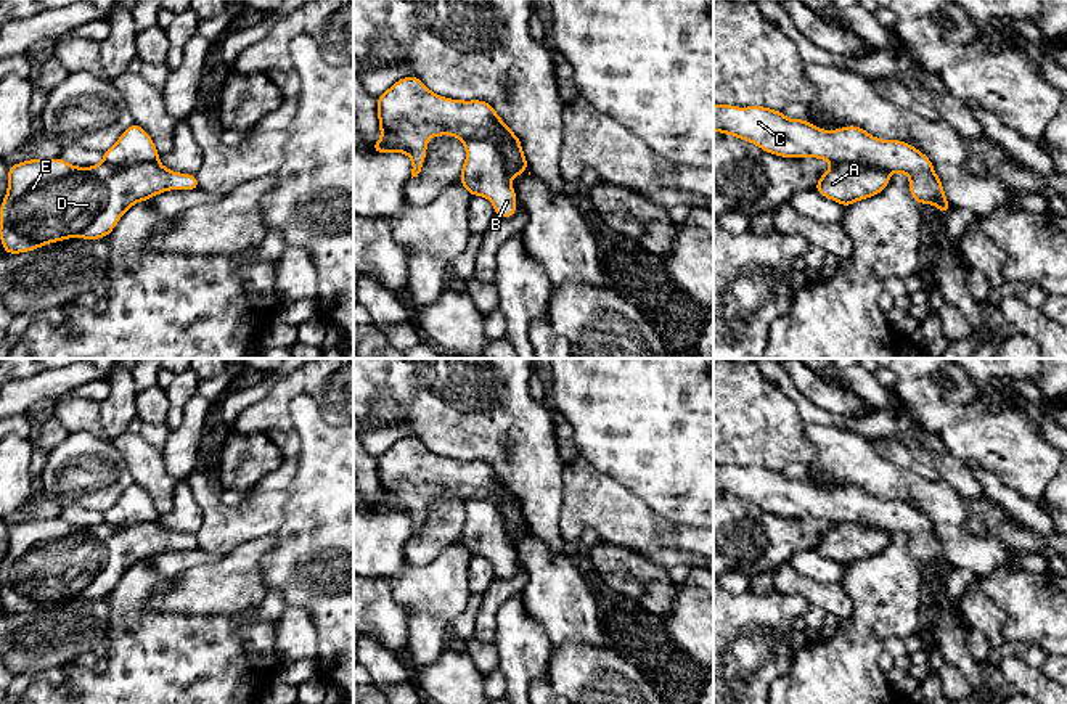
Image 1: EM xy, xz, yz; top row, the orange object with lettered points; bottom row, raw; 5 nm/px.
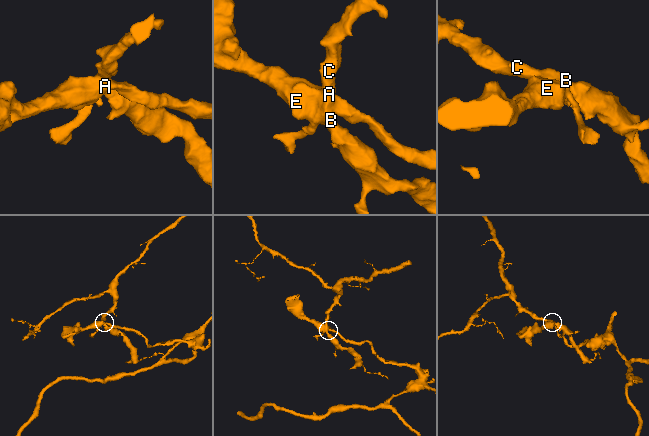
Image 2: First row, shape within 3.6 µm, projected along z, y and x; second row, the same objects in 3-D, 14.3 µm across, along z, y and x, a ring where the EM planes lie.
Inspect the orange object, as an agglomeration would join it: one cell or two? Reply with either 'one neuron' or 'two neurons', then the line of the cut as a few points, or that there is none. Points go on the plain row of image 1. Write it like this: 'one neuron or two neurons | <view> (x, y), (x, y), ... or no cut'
two neurons | xz (465, 502), (474, 497), (495, 497), (505, 528), (513, 536)

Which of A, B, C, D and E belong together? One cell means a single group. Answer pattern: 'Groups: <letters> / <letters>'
Groups: A D E / B C

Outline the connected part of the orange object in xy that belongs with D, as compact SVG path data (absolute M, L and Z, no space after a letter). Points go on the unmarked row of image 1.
M61 518L27 519L8 527L8 550L0 566L0 600L6 614L35 611L48 603L79 596L82 600L106 598L121 577L137 563L148 561L169 550L199 550L196 535L172 532L159 521L138 522L129 527L112 527L101 521L96 526L71 526Z

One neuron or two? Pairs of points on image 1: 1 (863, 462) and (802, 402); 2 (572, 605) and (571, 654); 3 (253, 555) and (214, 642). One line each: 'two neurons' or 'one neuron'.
1: two neurons
2: two neurons
3: two neurons

